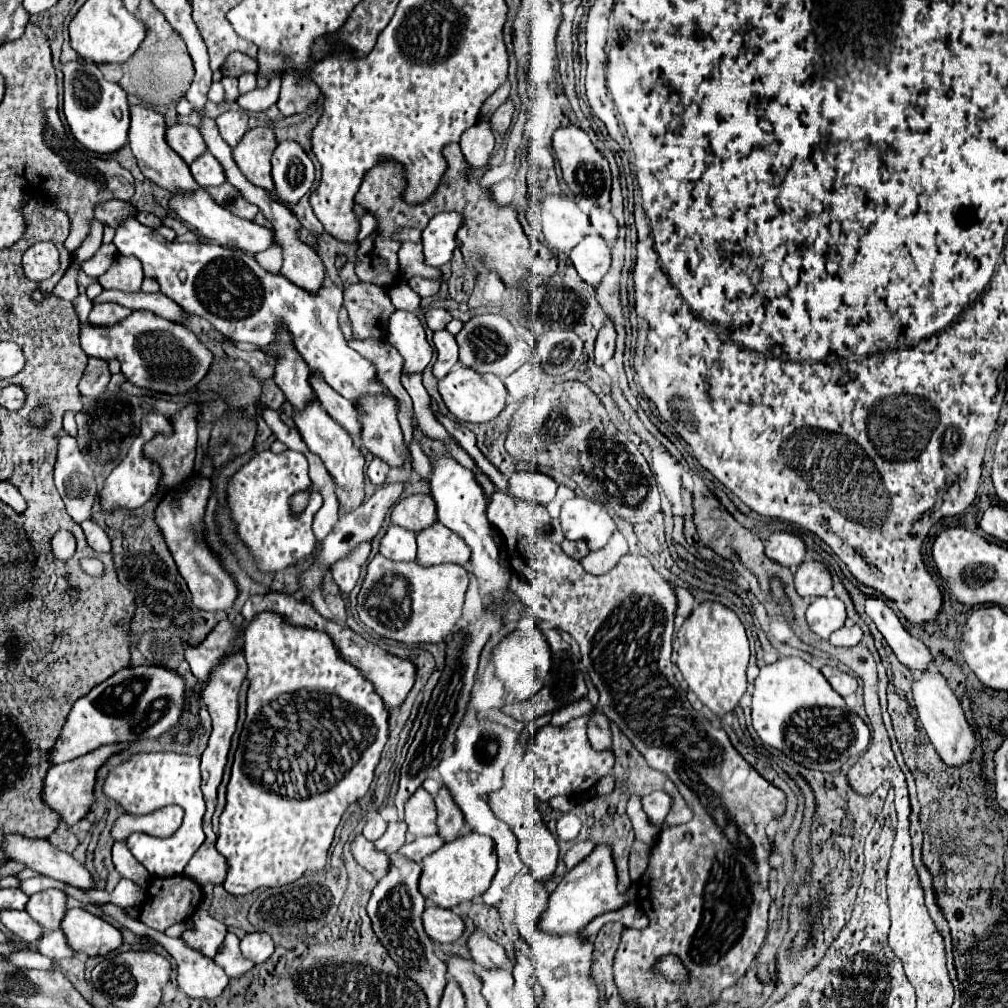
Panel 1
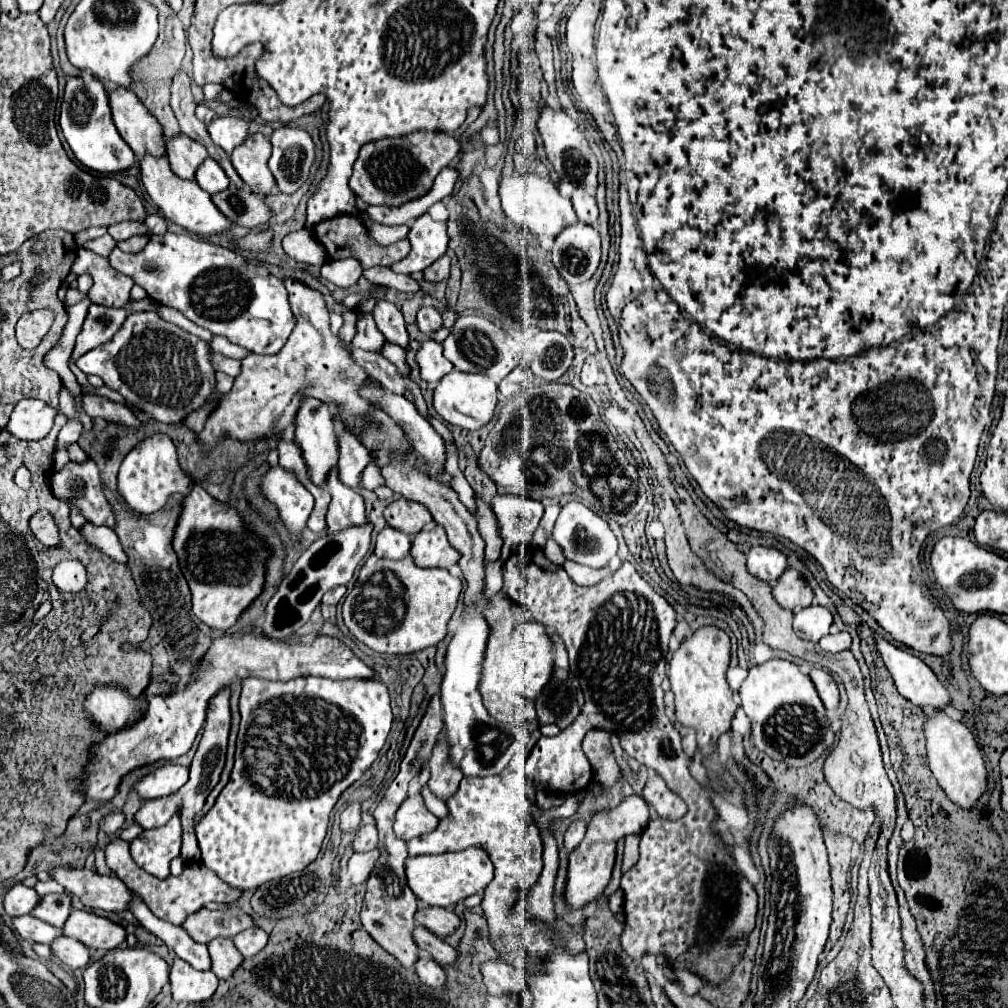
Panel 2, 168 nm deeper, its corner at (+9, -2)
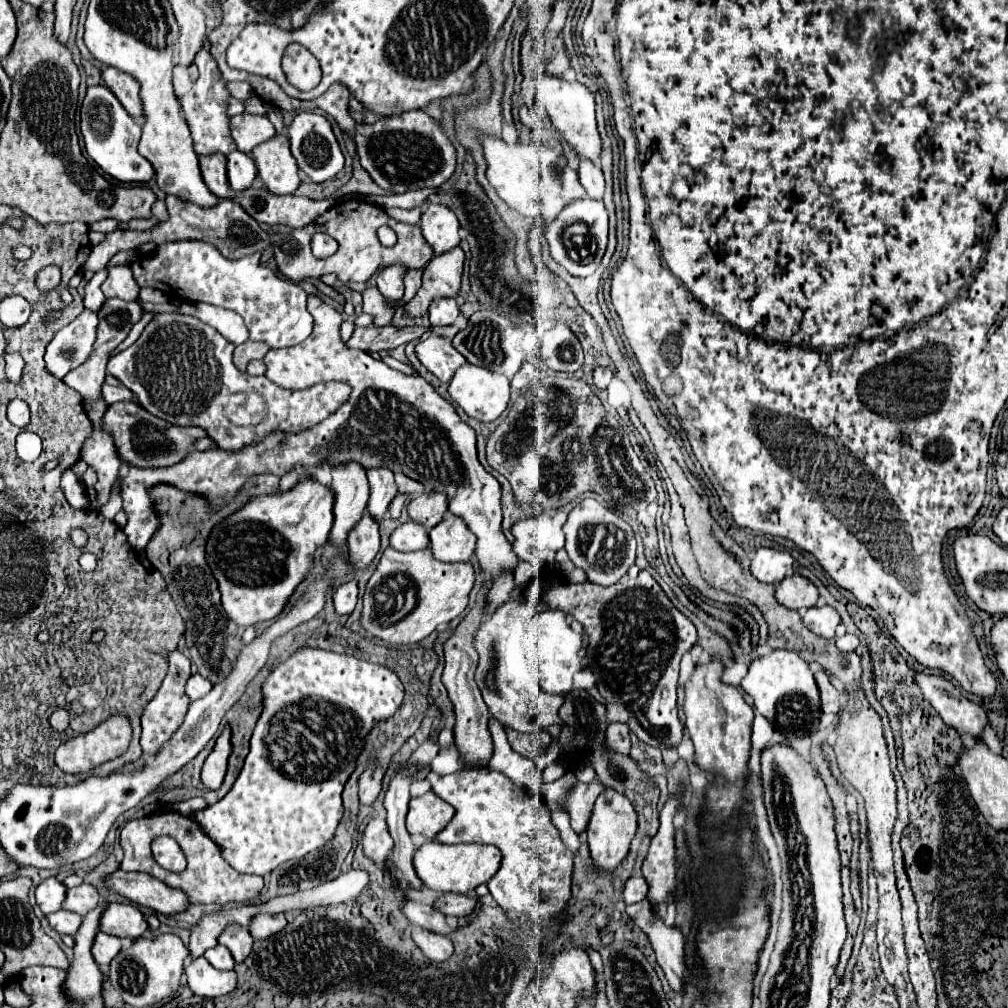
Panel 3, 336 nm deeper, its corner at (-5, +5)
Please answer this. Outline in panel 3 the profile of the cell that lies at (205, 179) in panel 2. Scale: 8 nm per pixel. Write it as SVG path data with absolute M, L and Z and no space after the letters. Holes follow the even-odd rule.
M232 151L226 159L228 159L226 169L228 169L230 189L232 191L248 189L256 177L256 165L254 165L252 157L242 151Z

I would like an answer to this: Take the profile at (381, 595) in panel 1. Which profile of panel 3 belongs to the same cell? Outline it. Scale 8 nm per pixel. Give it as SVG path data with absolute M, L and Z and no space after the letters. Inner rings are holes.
M388 547L382 553L382 559L370 577L364 597L362 597L362 627L376 639L382 639L392 645L416 645L426 639L440 623L450 623L460 617L468 605L468 593L474 585L474 569L470 563L442 563L434 559L430 549L402 553Z

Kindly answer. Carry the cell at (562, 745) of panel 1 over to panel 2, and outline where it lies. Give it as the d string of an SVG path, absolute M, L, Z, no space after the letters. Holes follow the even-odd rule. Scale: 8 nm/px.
M528 548L528 550L524 550L524 556L512 556L512 558L504 564L504 588L502 588L502 592L508 594L518 606L524 606L534 622L540 622L540 624L544 624L546 628L552 628L550 632L558 632L558 634L562 636L562 640L564 640L564 644L566 644L566 650L568 650L568 658L570 658L572 672L574 672L576 678L580 678L580 688L582 688L582 694L584 694L584 700L586 700L586 702L584 702L584 708L582 708L582 712L580 712L580 716L574 720L572 726L566 728L566 732L560 732L558 736L552 736L552 738L542 736L542 738L536 742L536 746L532 748L532 752L530 752L530 756L528 756L528 760L526 760L526 776L528 776L532 782L536 782L536 780L542 782L542 784L544 784L544 790L554 790L554 792L562 792L562 794L572 794L572 792L584 790L584 788L590 784L592 768L590 768L588 759L582 751L582 748L580 748L580 744L582 744L586 732L592 730L592 728L596 728L594 722L592 722L592 718L610 718L610 720L612 720L612 722L610 722L610 732L620 738L620 744L622 744L622 748L626 750L626 754L632 756L634 760L638 760L640 764L644 764L644 766L648 766L648 768L654 768L654 770L666 780L668 788L670 788L674 794L678 794L678 796L686 802L686 806L688 806L688 812L686 812L682 818L678 818L678 820L662 820L662 818L650 820L648 828L642 832L640 860L638 860L628 872L624 872L624 876L622 876L622 890L624 890L624 898L626 898L626 902L624 902L626 930L622 932L622 948L624 948L624 952L626 952L628 956L632 956L632 958L642 958L642 956L648 954L648 952L650 952L650 954L668 956L668 958L672 958L674 966L684 968L684 970L694 972L694 974L700 974L700 976L706 976L706 978L710 978L712 982L720 982L720 980L728 978L730 972L732 972L732 968L740 962L740 956L742 956L744 944L746 944L746 936L748 936L748 934L752 932L752 928L754 928L756 902L758 902L758 900L756 900L756 892L754 892L752 884L750 884L750 882L742 876L742 872L734 866L734 860L732 860L732 856L730 856L726 844L724 844L724 842L716 836L716 832L712 830L712 820L716 818L716 810L714 810L714 806L712 806L712 802L710 802L710 794L690 776L690 772L688 772L690 758L682 752L680 734L678 734L678 730L672 726L672 722L668 720L668 716L664 714L664 704L662 704L664 692L662 692L660 684L662 684L662 678L666 676L666 654L668 654L670 634L672 634L674 628L676 628L676 612L674 612L674 608L672 608L660 594L656 594L656 592L650 588L650 584L636 572L636 568L634 568L630 562L624 562L624 564L618 568L618 572L614 572L610 578L606 578L606 580L602 580L602 582L598 582L598 584L594 584L594 586L586 586L586 588L584 588L584 586L574 584L574 582L568 578L568 574L564 572L562 566L550 564L550 560L546 560L546 556L544 556L540 550L536 550L536 548ZM702 926L704 926L704 932L710 934L708 950L704 950L706 956L698 956L698 952L700 952L700 948L698 948L698 946L700 946L700 944L698 944L698 930L700 930Z

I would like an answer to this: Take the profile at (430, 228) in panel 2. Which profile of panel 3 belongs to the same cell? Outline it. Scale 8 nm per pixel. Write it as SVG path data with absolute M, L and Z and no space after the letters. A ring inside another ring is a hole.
M430 203L428 209L422 213L420 227L424 233L424 239L430 243L434 255L448 253L450 249L458 247L460 235L458 235L458 217L440 203Z

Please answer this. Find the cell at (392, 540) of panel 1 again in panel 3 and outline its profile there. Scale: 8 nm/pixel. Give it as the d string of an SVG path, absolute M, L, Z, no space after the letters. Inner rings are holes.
M414 521L402 523L390 535L390 547L398 549L398 551L418 551L418 549L428 547L428 543L430 543L428 533L424 531L422 525L414 523Z

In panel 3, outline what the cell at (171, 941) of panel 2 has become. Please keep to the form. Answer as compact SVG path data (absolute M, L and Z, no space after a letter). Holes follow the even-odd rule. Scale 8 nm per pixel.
M216 945L212 949L208 949L204 953L204 957L210 961L210 965L214 965L216 969L234 969L234 959L232 955L228 953L228 949L224 945Z

